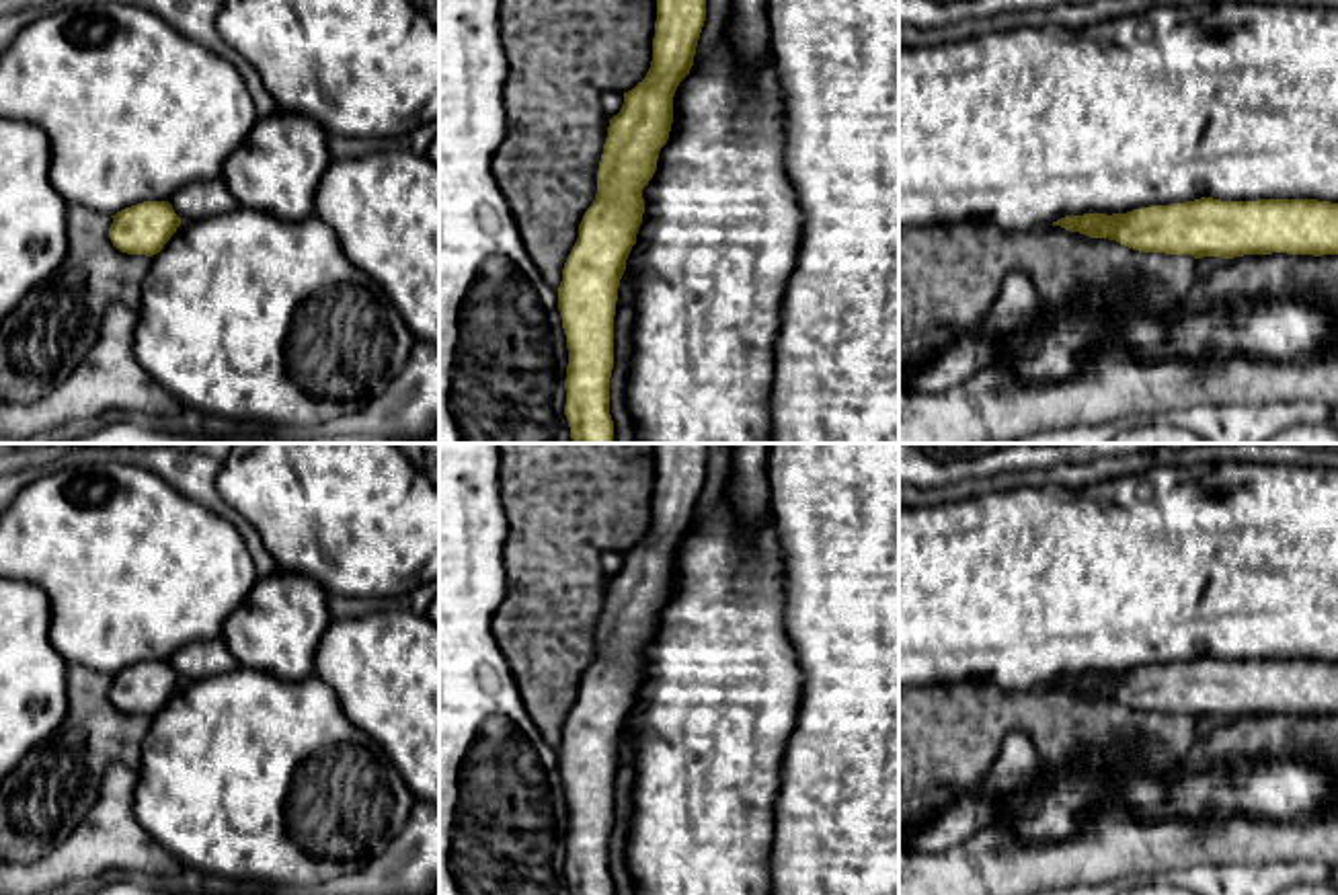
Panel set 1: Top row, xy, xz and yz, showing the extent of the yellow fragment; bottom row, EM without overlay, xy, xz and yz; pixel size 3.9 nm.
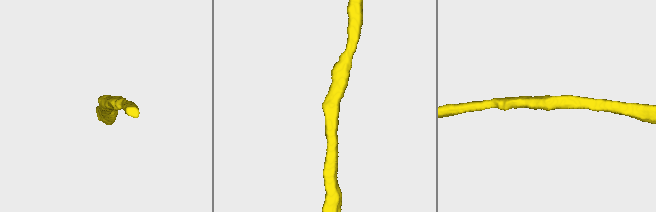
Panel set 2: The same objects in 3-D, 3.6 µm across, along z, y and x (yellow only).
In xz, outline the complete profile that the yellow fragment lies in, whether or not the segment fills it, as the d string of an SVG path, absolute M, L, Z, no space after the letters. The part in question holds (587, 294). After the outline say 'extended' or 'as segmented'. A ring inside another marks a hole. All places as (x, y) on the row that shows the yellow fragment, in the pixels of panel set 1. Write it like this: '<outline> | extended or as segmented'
M657 0L653 62L609 119L593 205L564 263L558 310L566 335L564 415L573 443L614 443L609 378L614 316L626 259L642 224L642 189L673 123L673 96L690 74L706 0Z | as segmented

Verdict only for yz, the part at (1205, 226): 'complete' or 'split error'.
complete

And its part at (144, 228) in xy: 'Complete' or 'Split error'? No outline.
Complete

